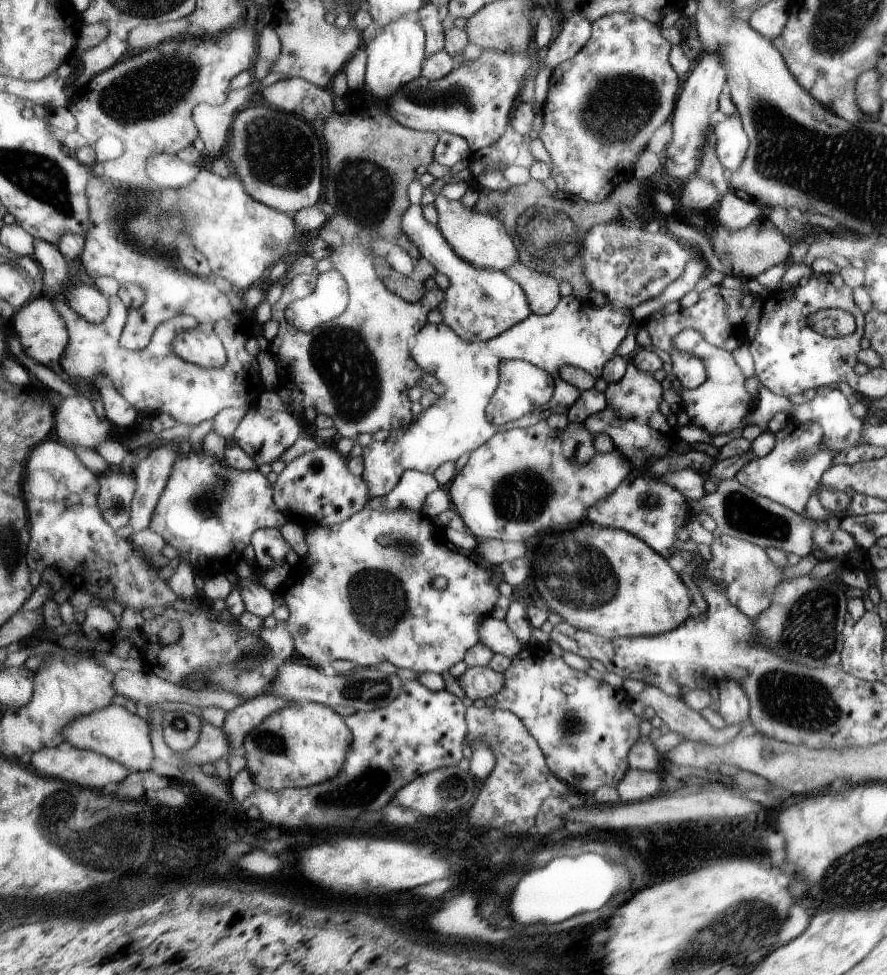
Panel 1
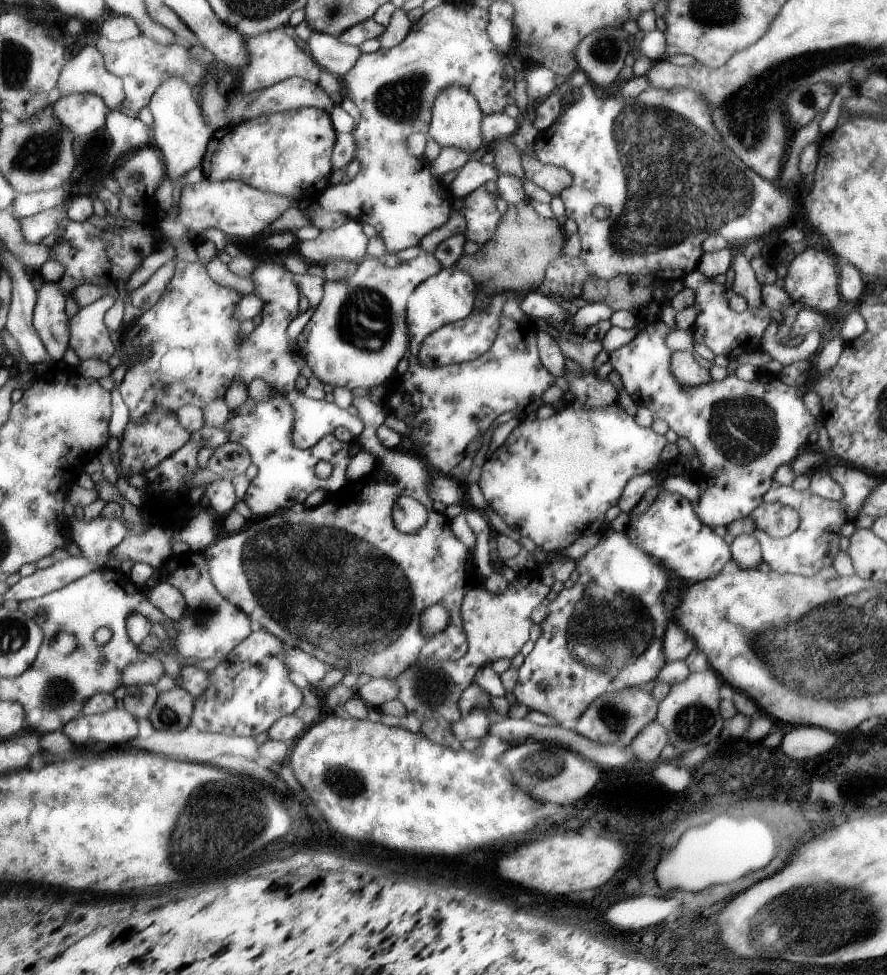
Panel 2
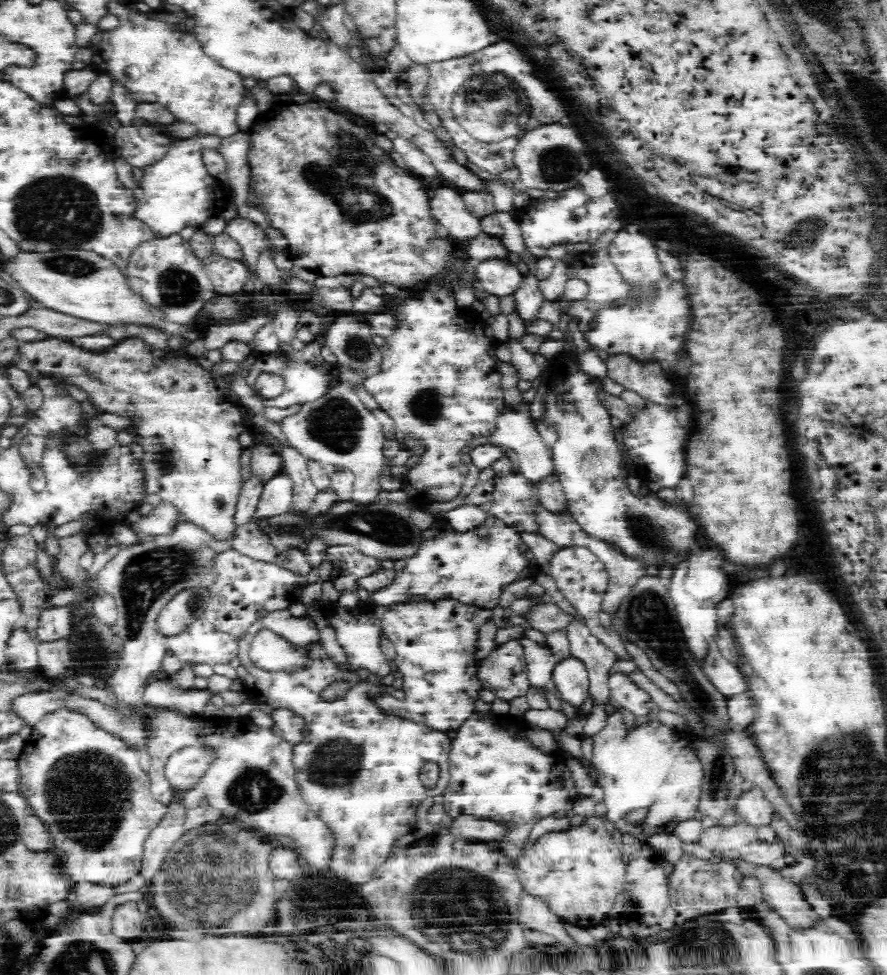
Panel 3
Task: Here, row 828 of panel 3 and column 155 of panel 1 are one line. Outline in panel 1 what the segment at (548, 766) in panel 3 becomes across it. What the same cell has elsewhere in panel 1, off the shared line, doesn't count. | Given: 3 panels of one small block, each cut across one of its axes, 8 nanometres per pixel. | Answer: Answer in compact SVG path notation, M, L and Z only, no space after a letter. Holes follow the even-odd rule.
M191 446L191 454L183 454L181 460L177 460L149 528L163 536L163 540L173 546L181 558L191 560L195 574L207 582L217 574L235 572L235 566L241 562L243 550L251 544L253 534L257 534L257 530L281 530L281 526L285 526L287 522L289 516L285 516L285 512L281 512L281 508L277 508L275 504L275 484L271 484L259 468L251 472L239 472L229 468L229 464L225 462L217 462L213 454Z

